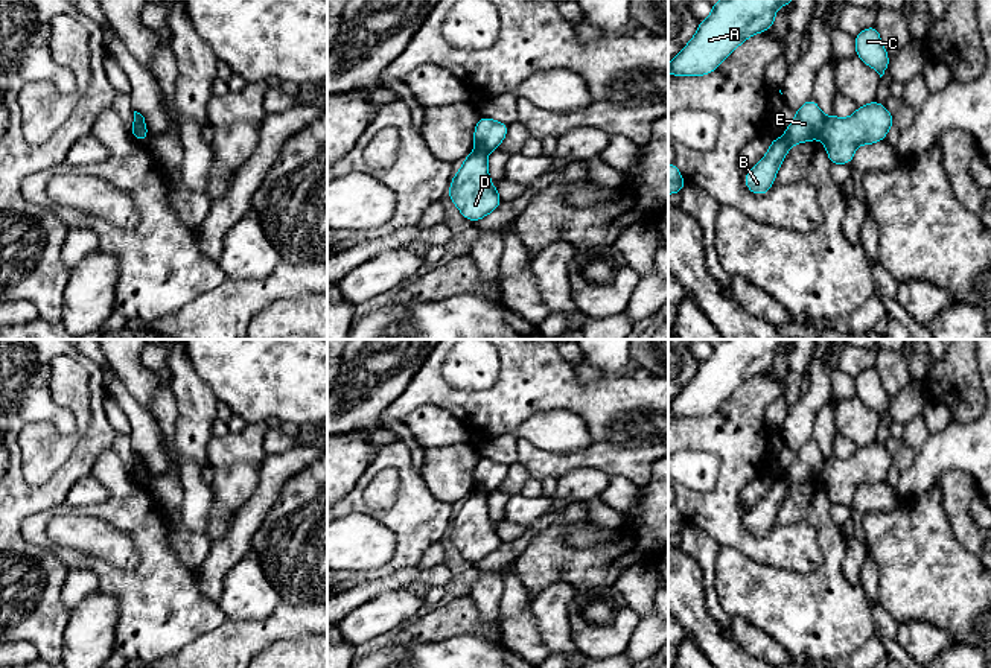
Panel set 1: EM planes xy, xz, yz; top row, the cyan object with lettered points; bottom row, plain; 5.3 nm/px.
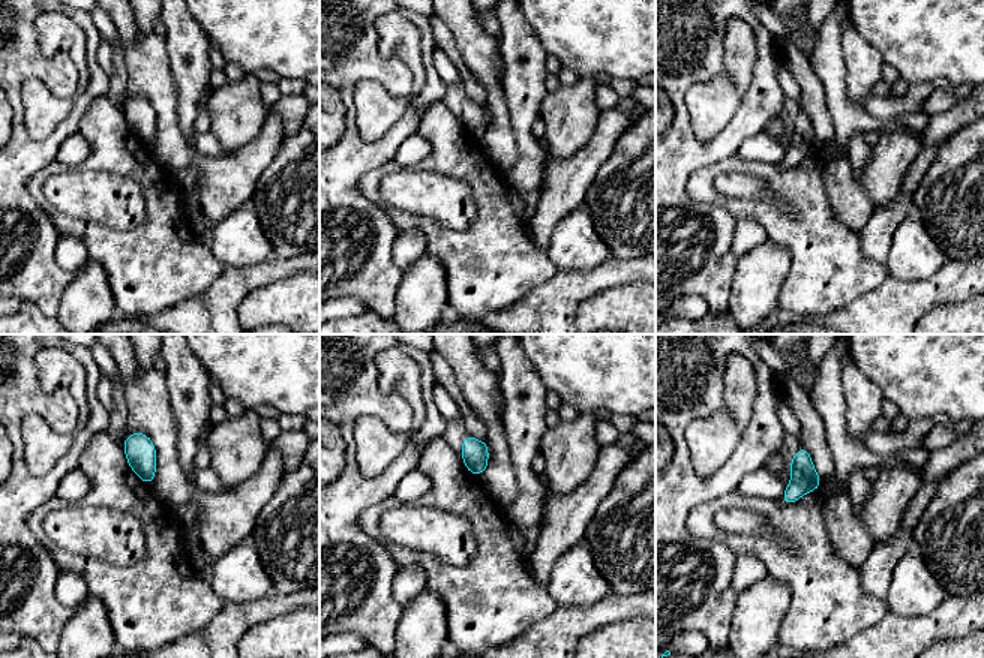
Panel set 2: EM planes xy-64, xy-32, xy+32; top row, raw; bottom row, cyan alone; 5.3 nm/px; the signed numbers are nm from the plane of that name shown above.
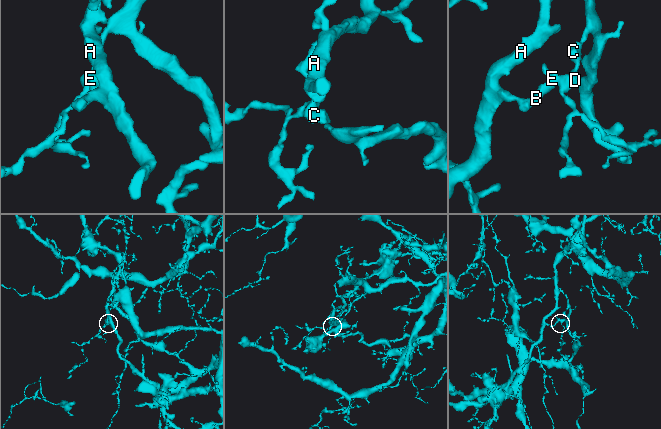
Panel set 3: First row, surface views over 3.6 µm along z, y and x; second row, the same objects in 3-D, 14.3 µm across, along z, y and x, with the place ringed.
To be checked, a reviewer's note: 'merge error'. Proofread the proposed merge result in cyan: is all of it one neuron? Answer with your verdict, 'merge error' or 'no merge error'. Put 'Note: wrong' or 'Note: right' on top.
Note: right
merge error

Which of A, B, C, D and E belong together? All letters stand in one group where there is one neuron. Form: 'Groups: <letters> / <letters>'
Groups: A B E / C D

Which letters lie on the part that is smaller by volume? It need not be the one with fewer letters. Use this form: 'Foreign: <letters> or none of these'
Foreign: A, B, E

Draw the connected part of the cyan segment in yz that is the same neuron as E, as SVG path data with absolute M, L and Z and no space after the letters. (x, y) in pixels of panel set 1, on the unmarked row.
M813 438L801 446L785 475L781 479L770 481L767 495L755 508L747 511L744 517L746 528L754 536L766 536L773 526L789 490L796 484L821 479L824 463L825 458Z

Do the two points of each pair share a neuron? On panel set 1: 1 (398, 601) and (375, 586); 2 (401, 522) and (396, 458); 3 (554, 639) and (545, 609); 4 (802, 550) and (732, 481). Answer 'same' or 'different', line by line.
1: different
2: same
3: same
4: same

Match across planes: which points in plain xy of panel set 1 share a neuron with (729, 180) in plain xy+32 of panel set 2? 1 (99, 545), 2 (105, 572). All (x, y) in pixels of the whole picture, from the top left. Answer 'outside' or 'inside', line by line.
1: inside
2: outside

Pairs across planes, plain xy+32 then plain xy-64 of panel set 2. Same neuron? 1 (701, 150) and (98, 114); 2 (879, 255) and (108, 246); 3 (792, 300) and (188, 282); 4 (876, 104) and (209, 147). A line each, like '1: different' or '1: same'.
1: different
2: different
3: same
4: different

